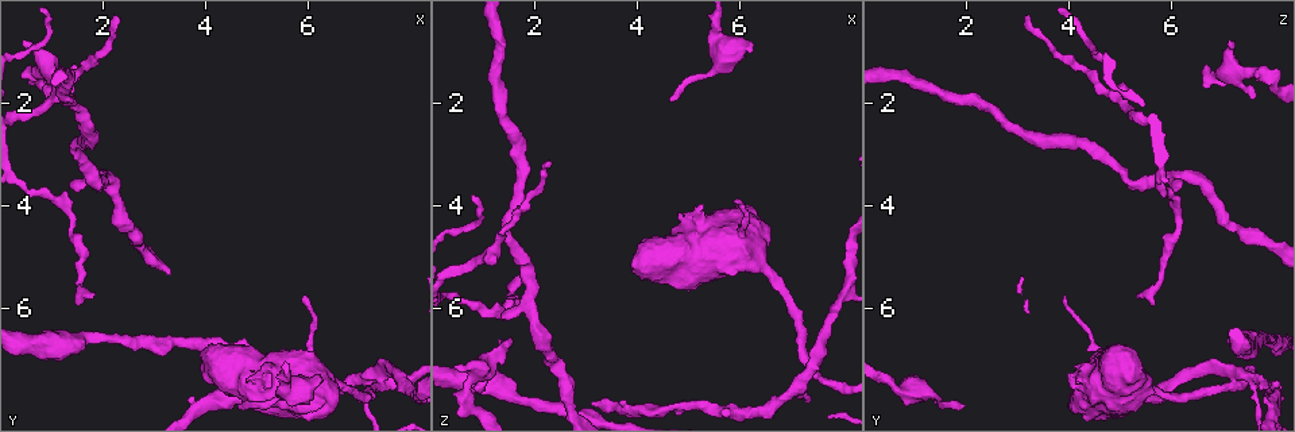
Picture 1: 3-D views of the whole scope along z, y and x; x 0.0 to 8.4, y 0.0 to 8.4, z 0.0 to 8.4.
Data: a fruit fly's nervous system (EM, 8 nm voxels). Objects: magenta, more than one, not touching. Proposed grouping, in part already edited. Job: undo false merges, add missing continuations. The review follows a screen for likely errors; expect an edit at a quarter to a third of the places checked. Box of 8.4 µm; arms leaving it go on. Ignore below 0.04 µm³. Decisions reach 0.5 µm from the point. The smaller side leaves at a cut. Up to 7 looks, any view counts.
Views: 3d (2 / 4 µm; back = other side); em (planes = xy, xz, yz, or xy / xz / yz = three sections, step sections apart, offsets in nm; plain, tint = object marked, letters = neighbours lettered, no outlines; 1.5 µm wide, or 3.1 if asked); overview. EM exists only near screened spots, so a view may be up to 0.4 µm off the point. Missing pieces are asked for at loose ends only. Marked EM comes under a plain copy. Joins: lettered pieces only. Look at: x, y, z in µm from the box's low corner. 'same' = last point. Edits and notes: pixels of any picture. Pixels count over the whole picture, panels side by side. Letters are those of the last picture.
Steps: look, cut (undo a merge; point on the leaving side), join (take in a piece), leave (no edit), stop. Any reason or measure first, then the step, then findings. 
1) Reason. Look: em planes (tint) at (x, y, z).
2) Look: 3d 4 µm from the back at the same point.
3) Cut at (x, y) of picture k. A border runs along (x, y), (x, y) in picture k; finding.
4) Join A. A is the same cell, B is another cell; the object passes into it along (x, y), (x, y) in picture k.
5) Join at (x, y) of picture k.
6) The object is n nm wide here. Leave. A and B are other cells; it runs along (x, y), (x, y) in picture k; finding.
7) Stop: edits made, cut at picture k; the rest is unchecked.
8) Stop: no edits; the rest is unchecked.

Calibre changes. Look: em planes (letters) at (5.55, 7.50, 0.60).

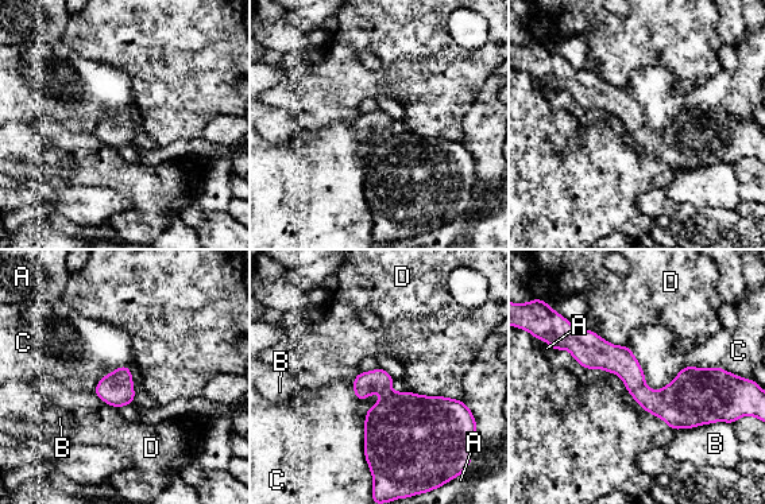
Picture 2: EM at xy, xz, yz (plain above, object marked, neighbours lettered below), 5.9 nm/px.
The longest contact is with C, 650 nm. Leave. A, B, C and D are other cells; a border runs along (628, 345), (653, 390), (731, 373) in picture 2; continuous, no second cell.

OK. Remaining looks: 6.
An open end. Look: 3d 4 µm at (0.90, 1.90, 7.60).

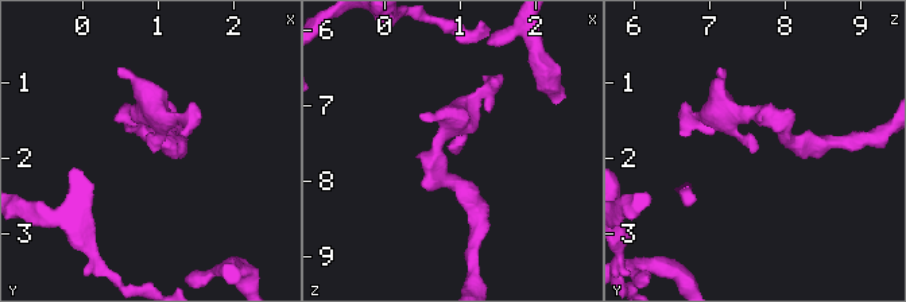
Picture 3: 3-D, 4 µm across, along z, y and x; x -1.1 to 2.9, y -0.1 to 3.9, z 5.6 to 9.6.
Look: em xy step 8 (letters) at (0.90, 1.85, 7.60).

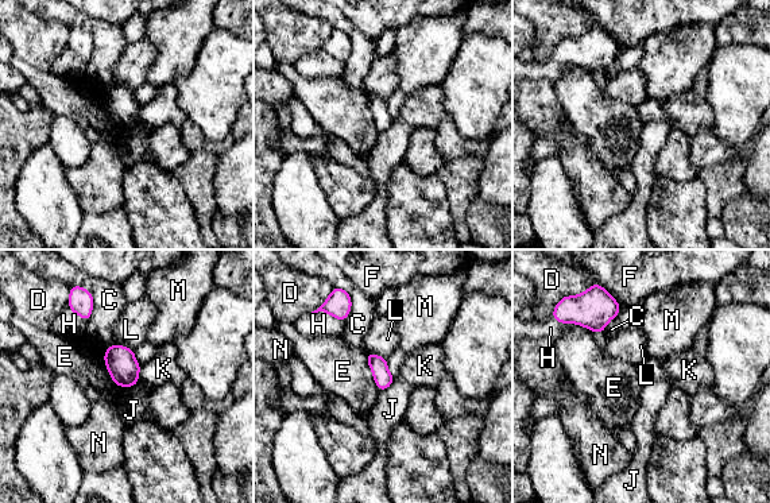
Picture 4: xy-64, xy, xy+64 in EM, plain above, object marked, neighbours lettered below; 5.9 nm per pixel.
Look: em planes (letters) at the same point.

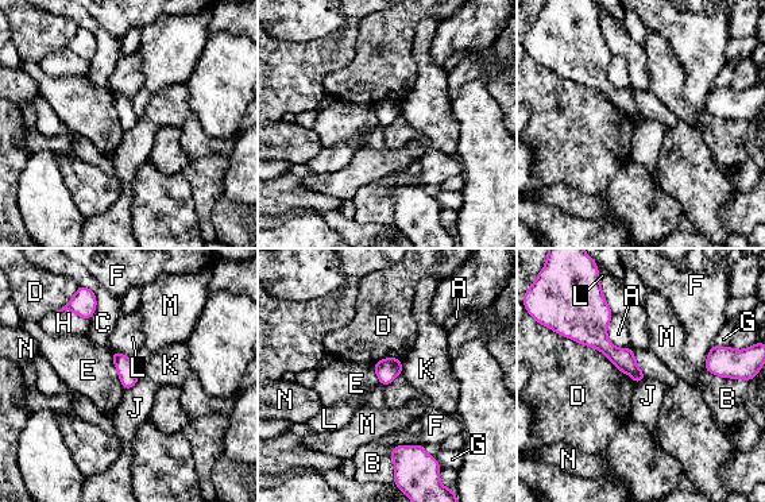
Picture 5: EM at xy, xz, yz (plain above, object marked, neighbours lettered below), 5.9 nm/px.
Leave. A, B, C, D, E, F, G, H, J, K, L, M and N are other cells; a border runs along (111, 354), (118, 378), (124, 389) in picture 5; no lettered piece goes on from it.

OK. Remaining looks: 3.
Stop: no edits; the rest is unchecked.

